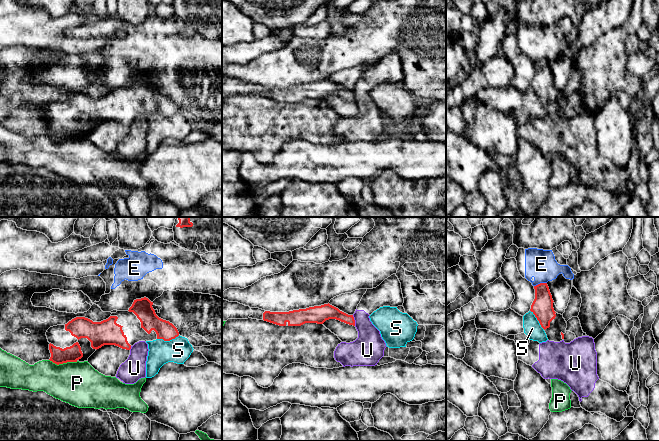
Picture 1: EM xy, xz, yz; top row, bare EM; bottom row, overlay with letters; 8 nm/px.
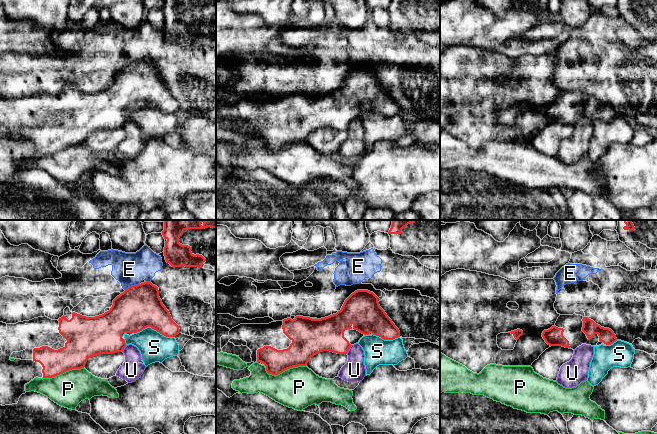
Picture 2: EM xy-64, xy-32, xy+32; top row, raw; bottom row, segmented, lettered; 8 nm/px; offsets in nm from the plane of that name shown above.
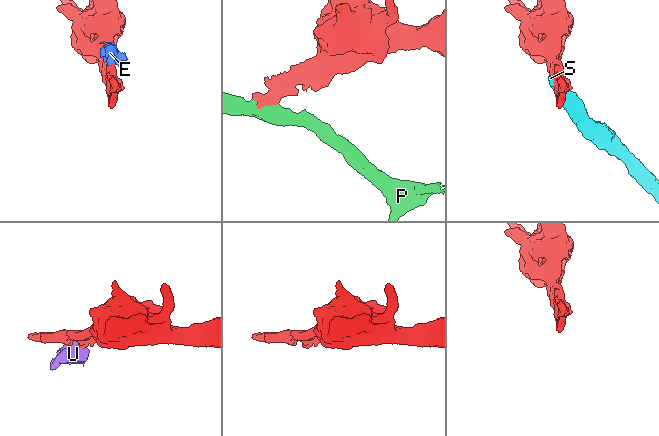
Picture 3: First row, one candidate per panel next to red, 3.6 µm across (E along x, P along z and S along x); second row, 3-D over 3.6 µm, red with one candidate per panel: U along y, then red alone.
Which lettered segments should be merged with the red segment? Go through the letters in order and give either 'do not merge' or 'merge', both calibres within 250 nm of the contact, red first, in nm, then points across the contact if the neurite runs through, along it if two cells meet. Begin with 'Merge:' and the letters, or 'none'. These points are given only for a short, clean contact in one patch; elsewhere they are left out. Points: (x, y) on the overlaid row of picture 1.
Merge: none
E: do not merge; 180 nm thick on the red side, 240 nm on the other; border along yz (546, 282), (540, 282), (534, 286)
P: do not merge; 130 nm thick on the red side, 360 nm on the other; border along xy (49, 359), (57, 364), (77, 361)
S: do not merge; 150 nm thick on the red side, 200 nm on the other
U: do not merge; 130 nm thick on the red side, 240 nm on the other; border along xz (352, 315), (355, 325)

